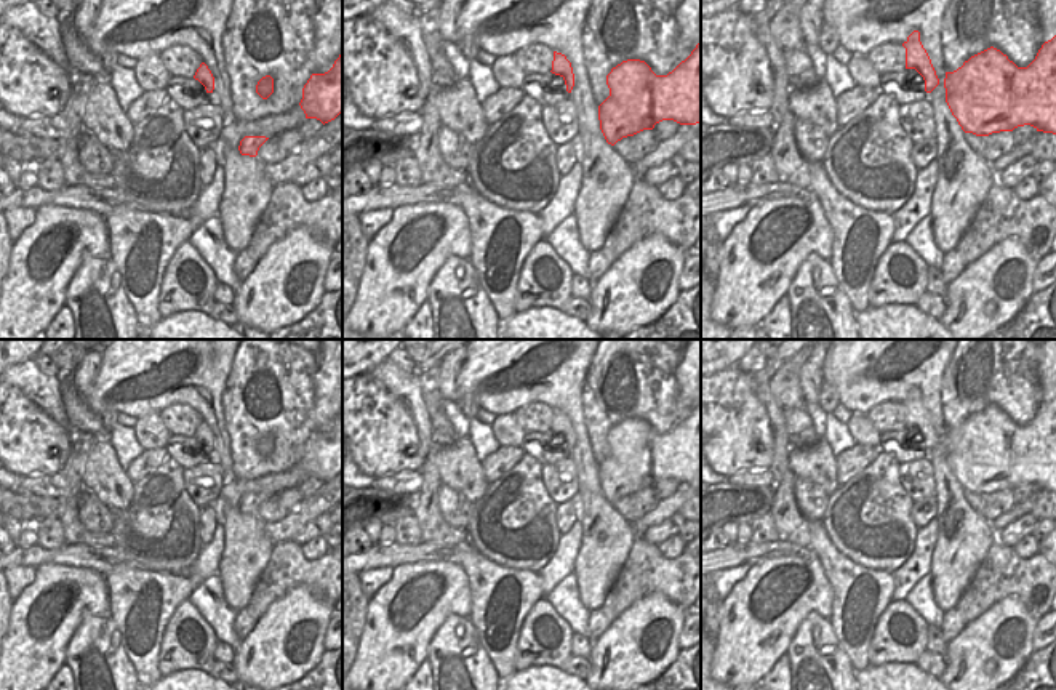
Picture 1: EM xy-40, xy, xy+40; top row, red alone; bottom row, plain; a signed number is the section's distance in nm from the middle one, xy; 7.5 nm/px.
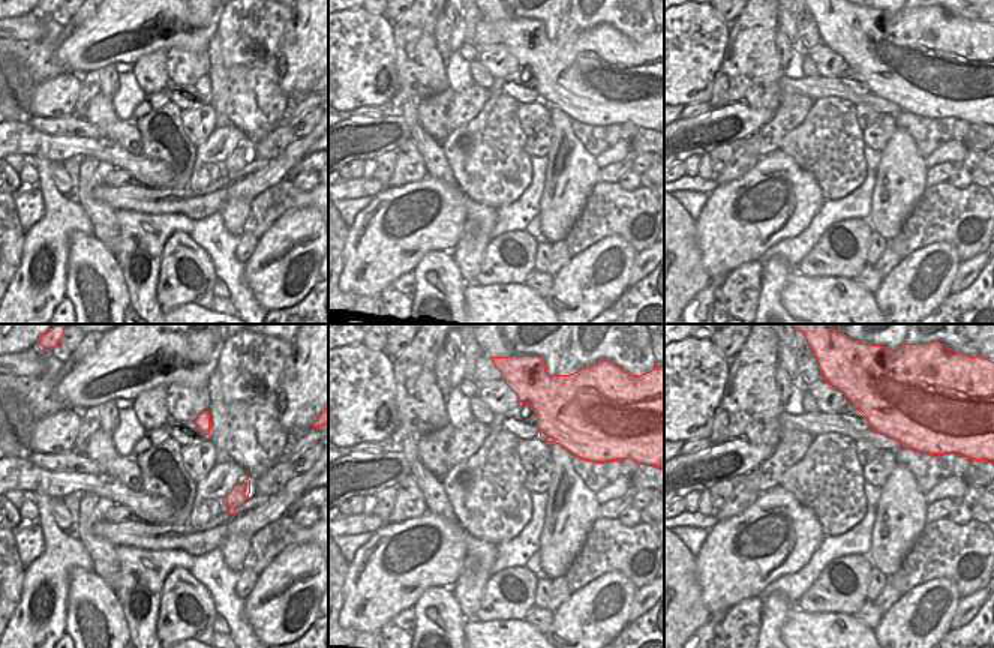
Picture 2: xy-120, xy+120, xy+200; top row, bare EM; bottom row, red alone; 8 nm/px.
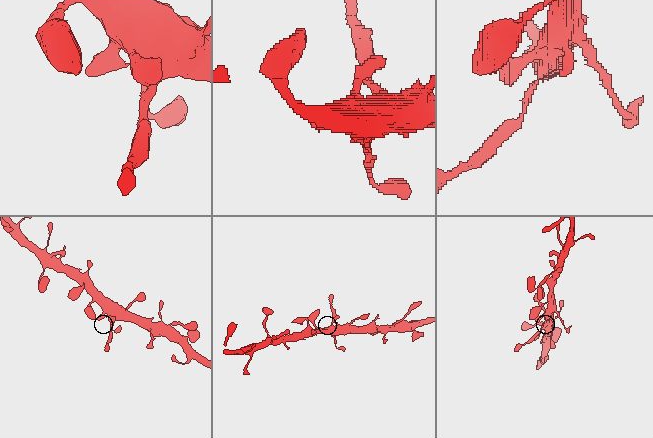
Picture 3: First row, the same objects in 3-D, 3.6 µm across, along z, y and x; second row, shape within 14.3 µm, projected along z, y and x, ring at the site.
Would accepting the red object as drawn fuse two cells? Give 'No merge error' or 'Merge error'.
No merge error.

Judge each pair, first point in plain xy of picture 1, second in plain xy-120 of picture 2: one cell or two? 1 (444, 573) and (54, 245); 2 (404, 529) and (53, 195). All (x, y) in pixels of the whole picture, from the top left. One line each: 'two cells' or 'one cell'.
1: one cell
2: two cells

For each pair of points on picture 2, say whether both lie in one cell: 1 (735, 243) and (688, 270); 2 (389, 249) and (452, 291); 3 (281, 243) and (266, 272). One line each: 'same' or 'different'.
1: different
2: different
3: same

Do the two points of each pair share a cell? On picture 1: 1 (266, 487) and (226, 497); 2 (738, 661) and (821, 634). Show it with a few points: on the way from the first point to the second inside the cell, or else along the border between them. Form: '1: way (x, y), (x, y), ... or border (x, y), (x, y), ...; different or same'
1: way (256, 487), (236, 489); same
2: border (812, 612), (799, 626), (784, 653); different

